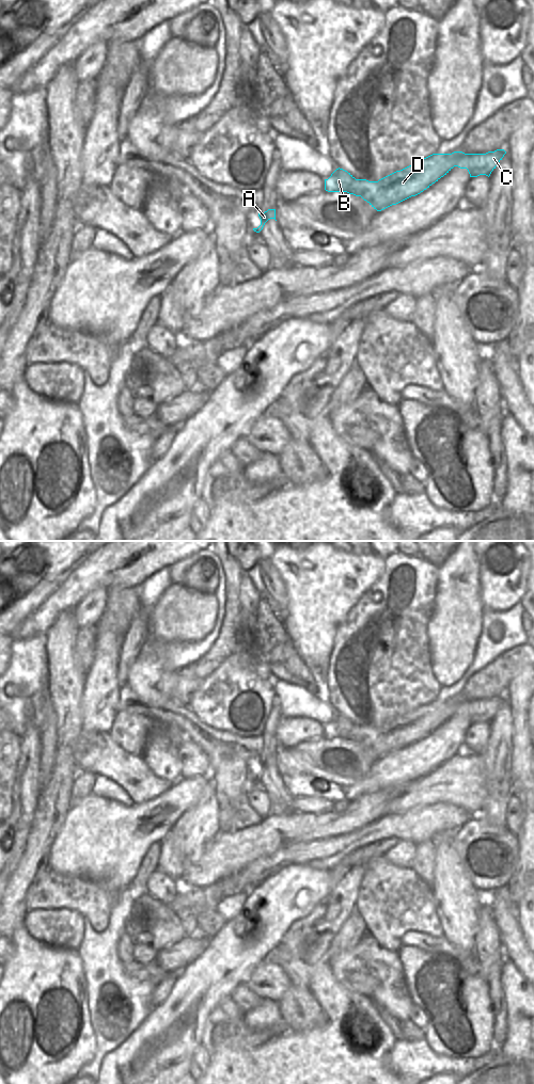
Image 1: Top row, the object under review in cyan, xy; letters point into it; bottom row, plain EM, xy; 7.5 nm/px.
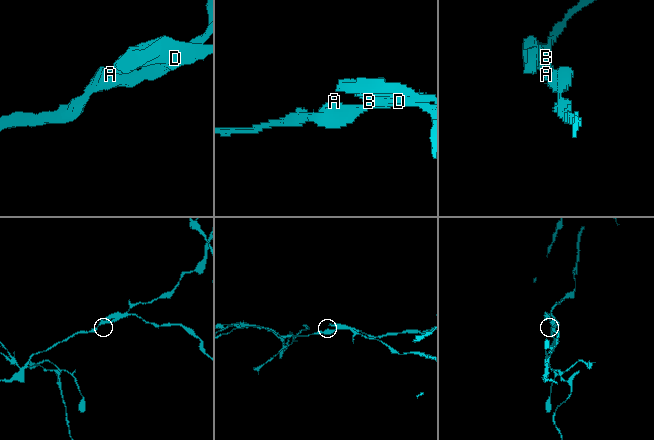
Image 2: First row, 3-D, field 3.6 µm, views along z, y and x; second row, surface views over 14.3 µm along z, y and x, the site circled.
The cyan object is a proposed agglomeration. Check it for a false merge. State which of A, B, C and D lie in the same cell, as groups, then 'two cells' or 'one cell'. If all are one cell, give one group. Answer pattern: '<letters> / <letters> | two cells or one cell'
A D / B C | two cells

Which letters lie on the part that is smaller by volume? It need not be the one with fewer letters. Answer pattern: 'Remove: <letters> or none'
Remove: B, C

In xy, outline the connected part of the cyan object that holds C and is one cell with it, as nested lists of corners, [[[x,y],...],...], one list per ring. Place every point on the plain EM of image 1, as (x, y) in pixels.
[[[497,696],[486,700],[465,700],[459,698],[457,713],[467,715],[470,723],[477,723],[480,721],[489,723],[505,700],[504,696]]]

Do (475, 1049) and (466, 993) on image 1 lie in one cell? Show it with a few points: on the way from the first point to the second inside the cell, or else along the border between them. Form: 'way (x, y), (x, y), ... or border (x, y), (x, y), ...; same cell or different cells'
way (475, 1035), (472, 1023), (468, 1018), (468, 1007); same cell

